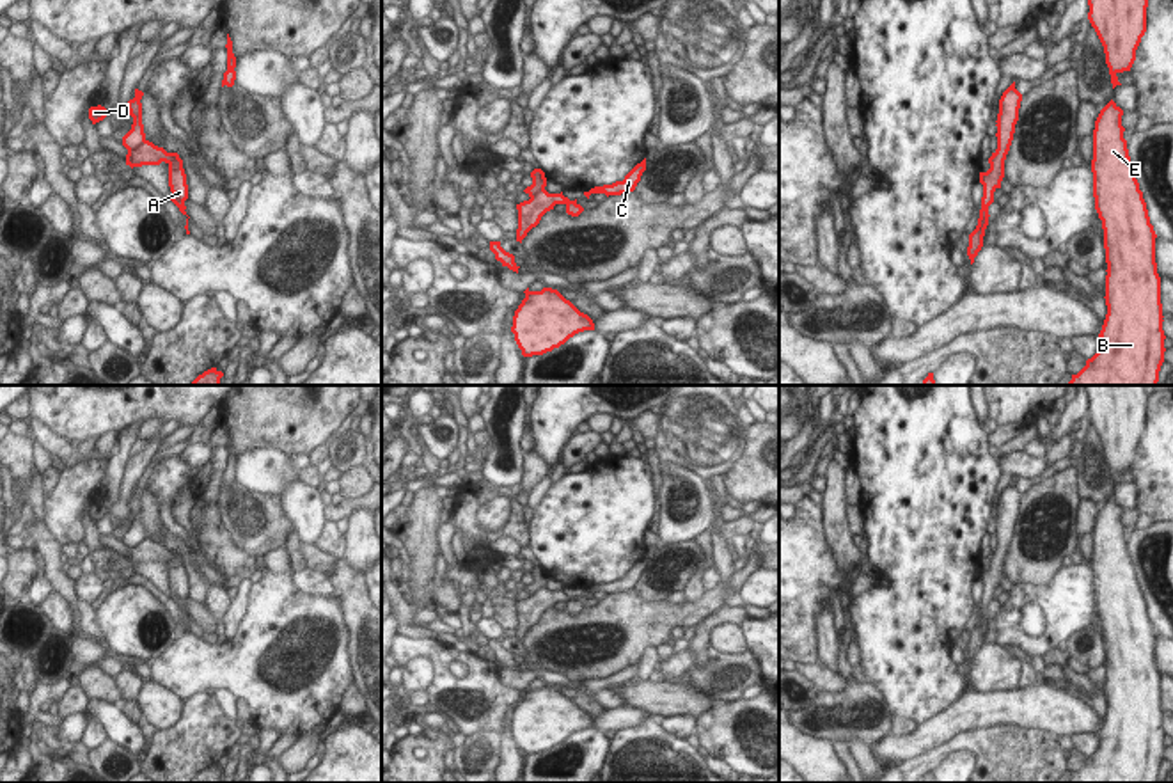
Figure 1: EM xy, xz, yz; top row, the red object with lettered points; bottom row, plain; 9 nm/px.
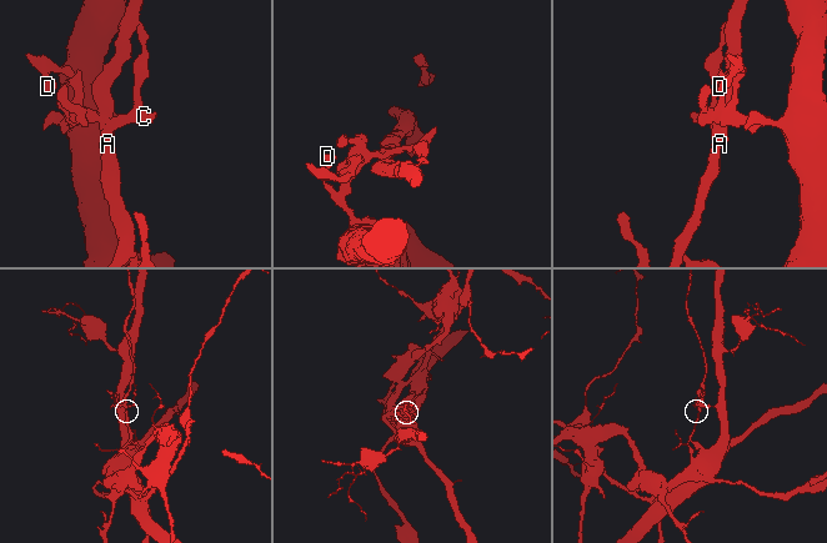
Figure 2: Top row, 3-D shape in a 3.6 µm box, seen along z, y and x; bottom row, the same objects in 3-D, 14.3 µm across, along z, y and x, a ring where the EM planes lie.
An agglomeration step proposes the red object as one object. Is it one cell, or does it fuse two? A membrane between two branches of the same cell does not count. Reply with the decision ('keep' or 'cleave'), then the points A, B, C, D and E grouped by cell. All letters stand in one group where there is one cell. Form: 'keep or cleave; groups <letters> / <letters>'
cleave; groups A / B C D E

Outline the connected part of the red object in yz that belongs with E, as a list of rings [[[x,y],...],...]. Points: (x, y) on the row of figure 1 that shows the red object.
[[[1111,99],[1093,130],[1093,197],[1104,229],[1107,314],[1098,352],[1067,385],[1157,385],[1164,362],[1157,234],[1130,163],[1122,115]]]

